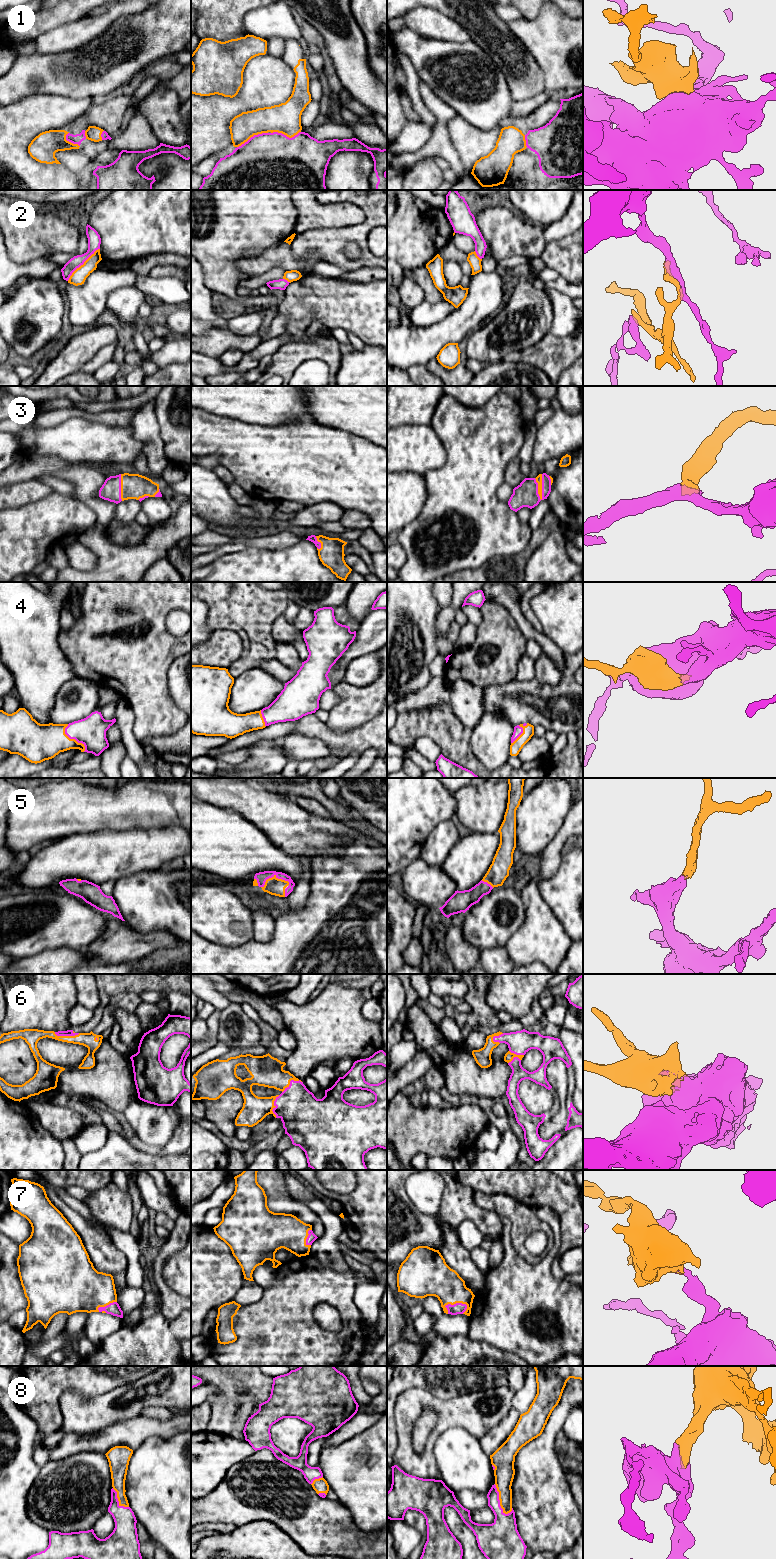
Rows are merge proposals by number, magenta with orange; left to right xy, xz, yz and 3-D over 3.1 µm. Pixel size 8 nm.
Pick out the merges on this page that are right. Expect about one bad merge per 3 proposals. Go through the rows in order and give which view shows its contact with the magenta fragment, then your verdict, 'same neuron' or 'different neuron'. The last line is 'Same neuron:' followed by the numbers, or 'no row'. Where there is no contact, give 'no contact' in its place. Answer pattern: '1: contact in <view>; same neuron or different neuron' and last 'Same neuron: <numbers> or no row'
1: contact in xz; same neuron
2: contact in xy; different neuron
3: contact in yz; same neuron
4: contact in xy; same neuron
5: contact in xz; same neuron
6: contact in xy; same neuron
7: contact in yz; same neuron
8: contact in yz; same neuron
Same neuron: 1, 3, 4, 5, 6, 7, 8

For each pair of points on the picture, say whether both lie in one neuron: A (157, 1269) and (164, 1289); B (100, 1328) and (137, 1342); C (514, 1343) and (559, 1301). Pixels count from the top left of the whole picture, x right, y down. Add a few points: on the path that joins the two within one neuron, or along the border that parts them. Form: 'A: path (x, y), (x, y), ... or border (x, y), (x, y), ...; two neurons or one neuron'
A: path (157, 1274), (161, 1284); one neuron
B: border (122, 1325), (110, 1334), (98, 1348); two neurons
C: path (514, 1327), (514, 1322), (525, 1311), (543, 1306); one neuron

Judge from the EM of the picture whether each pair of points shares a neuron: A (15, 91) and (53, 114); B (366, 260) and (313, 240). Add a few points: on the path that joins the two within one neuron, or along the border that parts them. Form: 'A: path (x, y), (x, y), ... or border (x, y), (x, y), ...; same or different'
A: border (48, 94), (27, 95), (10, 104); different
B: path (353, 263), (343, 262), (326, 245); same

